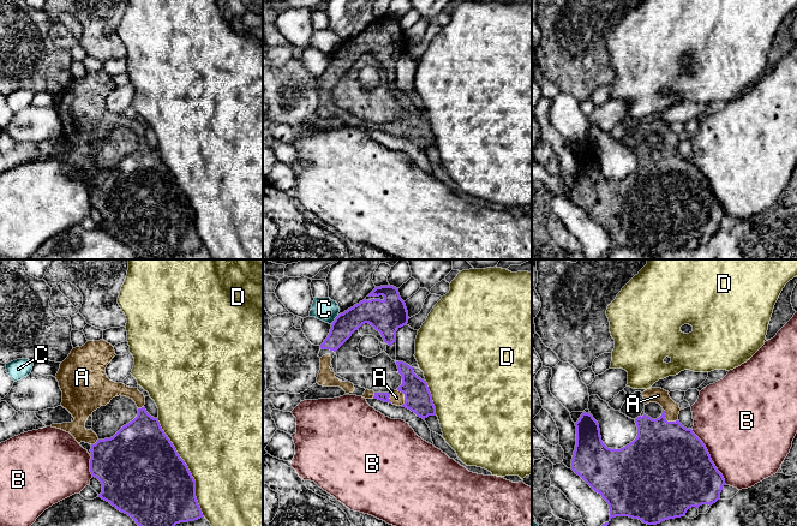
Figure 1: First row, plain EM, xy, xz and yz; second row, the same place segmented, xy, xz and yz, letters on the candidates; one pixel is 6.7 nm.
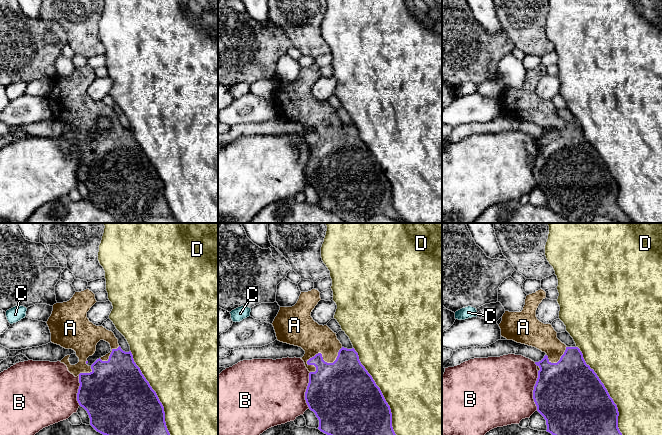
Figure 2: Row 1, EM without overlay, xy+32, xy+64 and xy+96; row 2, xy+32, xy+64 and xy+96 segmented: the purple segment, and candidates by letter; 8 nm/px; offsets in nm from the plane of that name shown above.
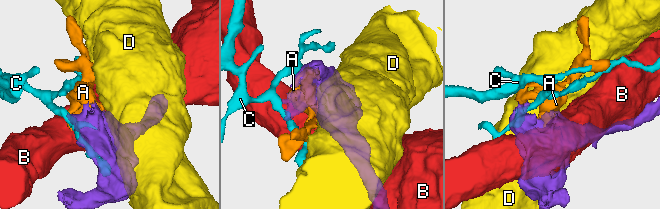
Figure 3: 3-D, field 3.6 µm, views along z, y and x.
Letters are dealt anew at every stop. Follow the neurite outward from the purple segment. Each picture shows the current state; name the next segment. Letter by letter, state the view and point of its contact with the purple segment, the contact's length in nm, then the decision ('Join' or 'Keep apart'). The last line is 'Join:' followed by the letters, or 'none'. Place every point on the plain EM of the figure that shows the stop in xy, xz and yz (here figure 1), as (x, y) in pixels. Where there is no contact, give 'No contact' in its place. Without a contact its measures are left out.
A: Touches purple at yz (665, 150). Shared border 130 nm. Join
B: Touches purple at yz (709, 187). Shared border 440 nm. Keep apart
C: Touches purple at xz (335, 51). Shared border 90 nm. Keep apart
D: Touches purple at xy (187, 198). Shared border 750 nm. Keep apart
Join: A

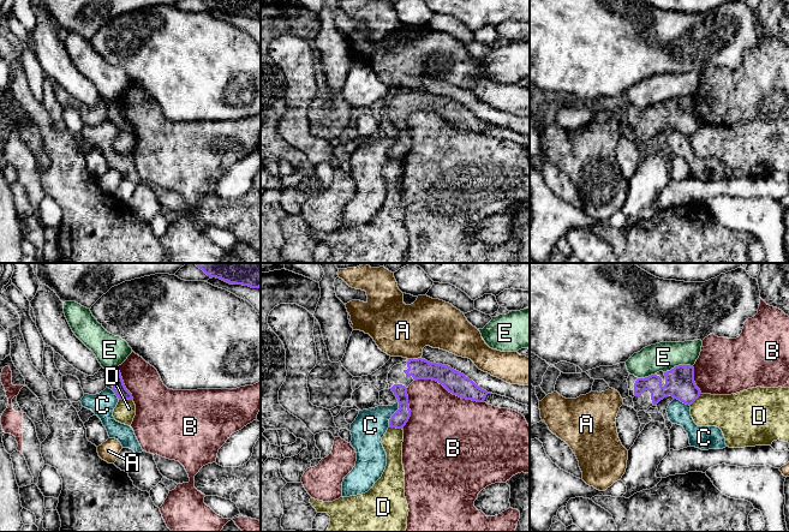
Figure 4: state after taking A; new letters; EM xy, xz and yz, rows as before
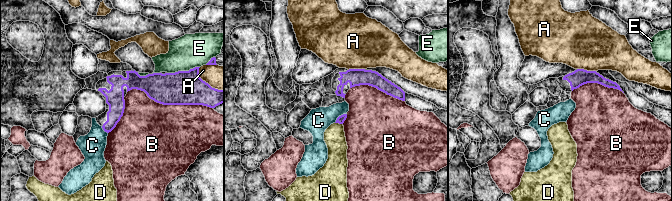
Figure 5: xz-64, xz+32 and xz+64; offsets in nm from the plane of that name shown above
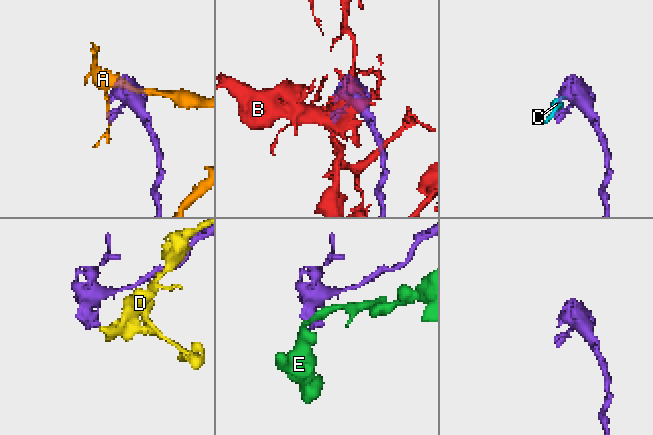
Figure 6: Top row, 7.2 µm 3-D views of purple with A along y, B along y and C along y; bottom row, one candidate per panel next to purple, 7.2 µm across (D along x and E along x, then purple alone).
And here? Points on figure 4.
A: Touches purple at xz (414, 90). Shared border 90 nm. Keep apart
B: Touches purple at xz (449, 123). Shared border 480 nm. Keep apart
C: Touches purple at xz (393, 145). Shared border 190 nm. Keep apart
D: Touches purple at xy (126, 130). Shared border 100 nm. Keep apart
E: Touches purple at yz (679, 96). Shared border 200 nm. Keep apart
Join: none

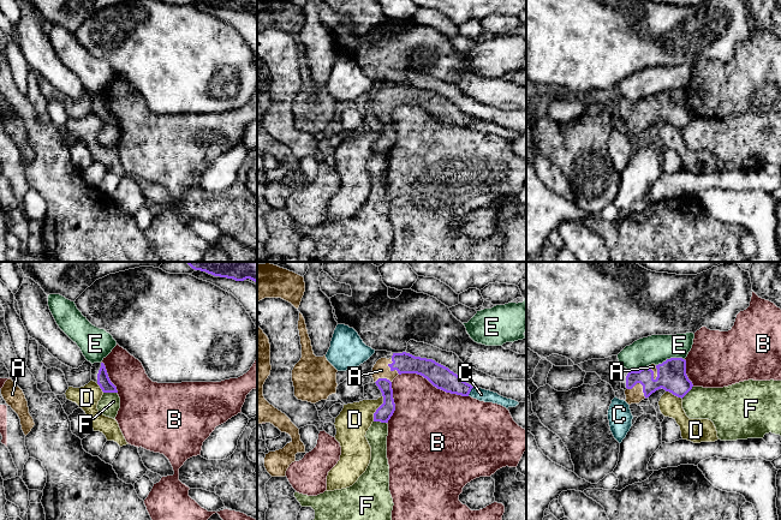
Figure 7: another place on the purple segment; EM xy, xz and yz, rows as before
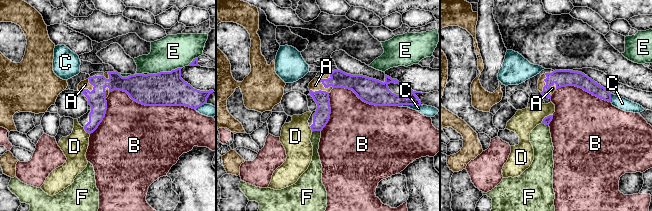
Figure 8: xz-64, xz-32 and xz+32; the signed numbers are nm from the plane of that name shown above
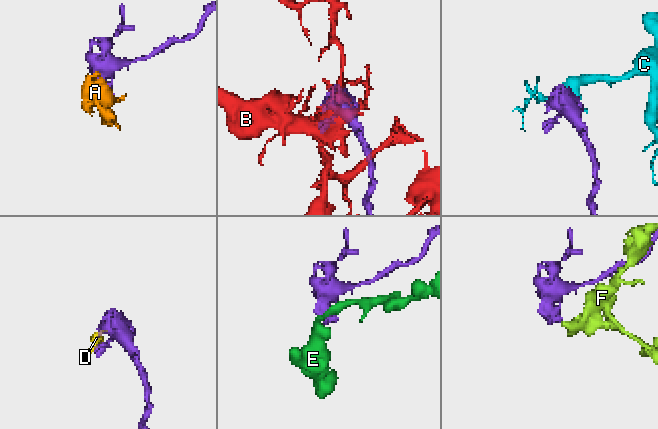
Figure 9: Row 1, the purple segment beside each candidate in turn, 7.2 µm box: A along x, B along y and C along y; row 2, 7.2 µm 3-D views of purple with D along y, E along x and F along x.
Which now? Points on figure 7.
A: Touches purple at yz (641, 114). Shared border 140 nm. Join
B: Touches purple at xz (434, 117). Shared border 480 nm. Keep apart
C: Touches purple at xz (470, 121). Shared border 90 nm. Keep apart
D: Touches purple at xz (377, 139). Shared border 190 nm. Keep apart
E: Touches purple at yz (671, 89). Shared border 200 nm. Keep apart
F: Touches purple at xy (111, 123). Shared border 100 nm. Keep apart
Join: A

